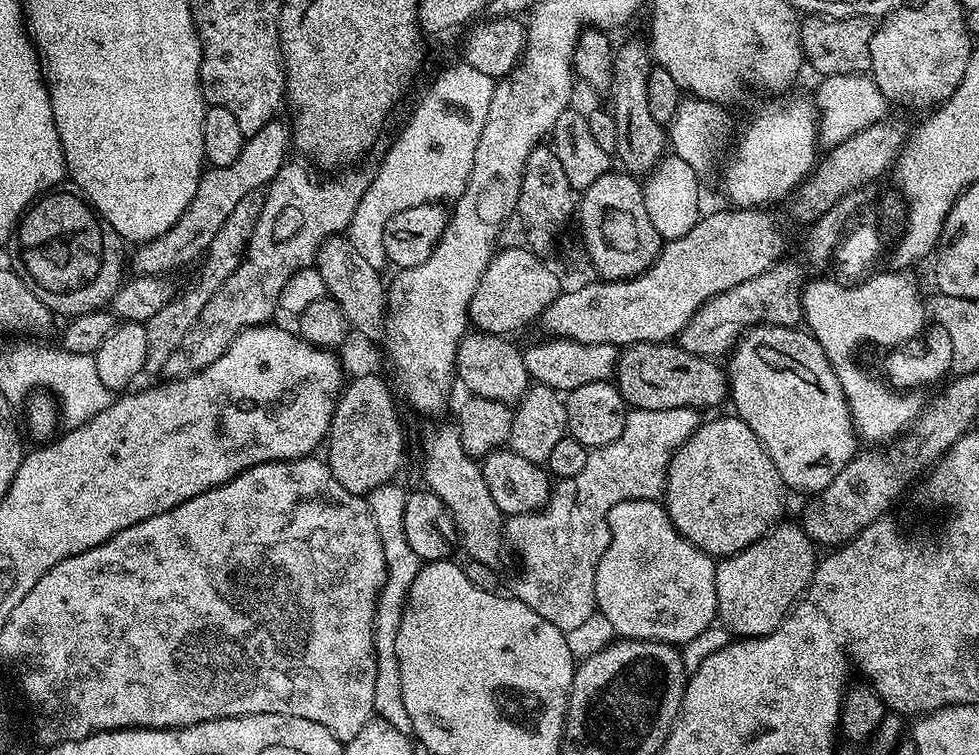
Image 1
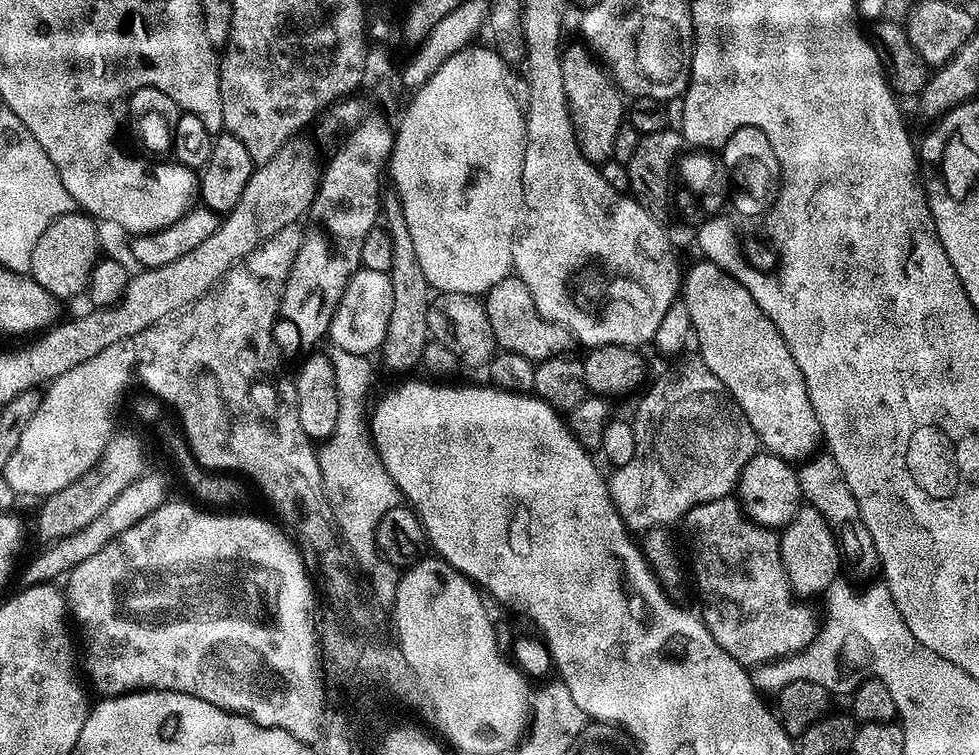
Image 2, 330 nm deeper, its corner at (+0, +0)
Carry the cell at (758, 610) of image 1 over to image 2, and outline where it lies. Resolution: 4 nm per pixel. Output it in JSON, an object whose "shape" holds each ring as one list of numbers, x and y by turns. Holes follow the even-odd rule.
{"shape":[[804,506,796,516,779,533,780,552,783,554,784,569,792,590,800,598,812,598,827,593,830,582,834,582,841,575,842,557,836,546,836,539,832,537,830,526,826,526,826,518,818,514,818,510]]}

